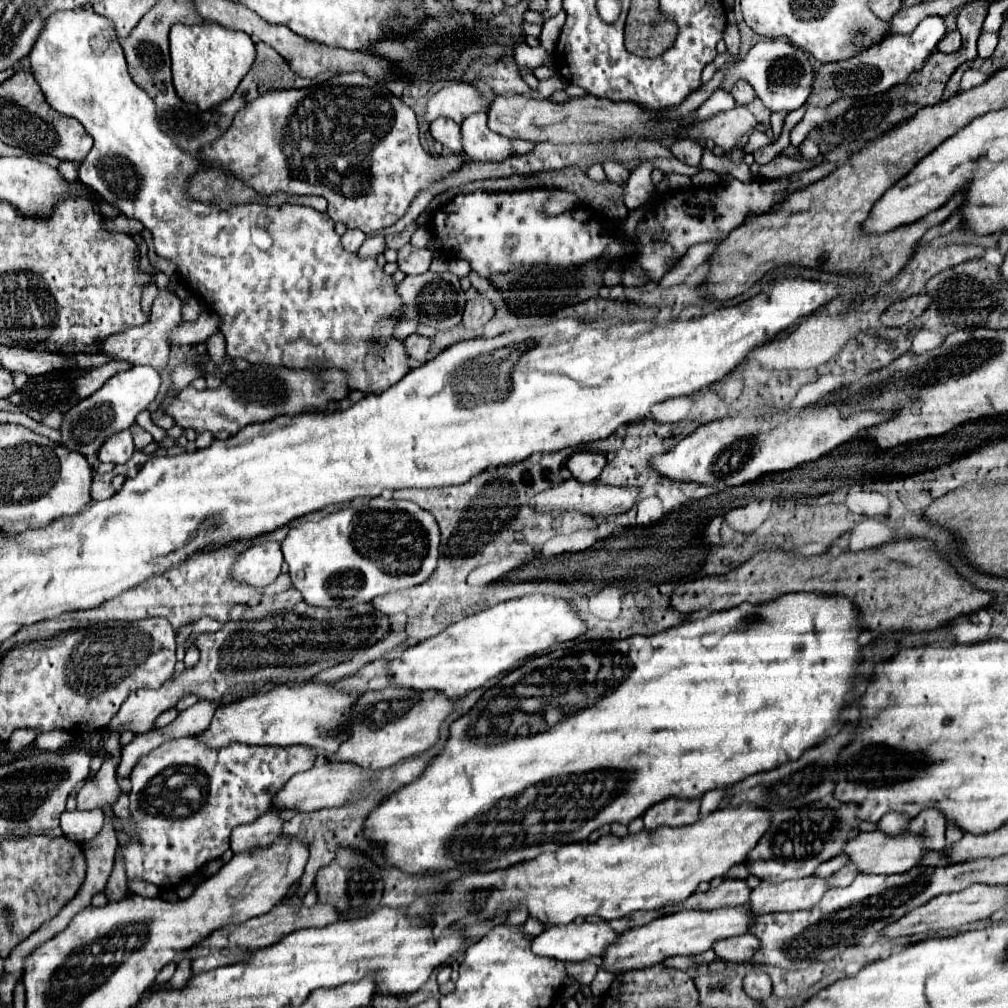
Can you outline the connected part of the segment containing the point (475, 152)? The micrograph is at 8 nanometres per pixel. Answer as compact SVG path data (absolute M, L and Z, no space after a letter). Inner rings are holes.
M486 112L468 116L460 128L464 154L474 162L502 162L516 154L510 138L500 136L486 126Z

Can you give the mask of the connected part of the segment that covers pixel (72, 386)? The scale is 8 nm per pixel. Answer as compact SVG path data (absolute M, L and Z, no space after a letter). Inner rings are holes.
M110 360L108 364L98 366L98 368L86 368L86 370L82 370L82 368L66 368L66 370L52 370L52 372L42 374L42 376L32 376L28 380L28 384L20 390L22 396L24 396L22 406L34 408L34 410L48 410L48 412L62 412L62 414L66 414L66 410L76 406L80 400L84 400L90 394L94 394L96 390L100 390L114 374L124 372L128 368L132 368L130 362Z

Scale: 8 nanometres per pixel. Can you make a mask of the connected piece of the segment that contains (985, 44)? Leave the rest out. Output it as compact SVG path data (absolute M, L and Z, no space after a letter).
M982 32L977 41L977 56L980 58L990 58L996 44L998 44L999 33Z

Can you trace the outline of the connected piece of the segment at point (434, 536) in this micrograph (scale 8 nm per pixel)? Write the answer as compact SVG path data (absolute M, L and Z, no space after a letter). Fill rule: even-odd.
M362 498L350 508L328 514L318 522L296 522L290 526L286 540L282 542L284 560L290 566L292 584L302 592L304 600L312 606L324 608L352 608L362 602L372 602L376 596L406 590L422 584L438 564L440 530L426 510L406 500L384 500L384 498Z

